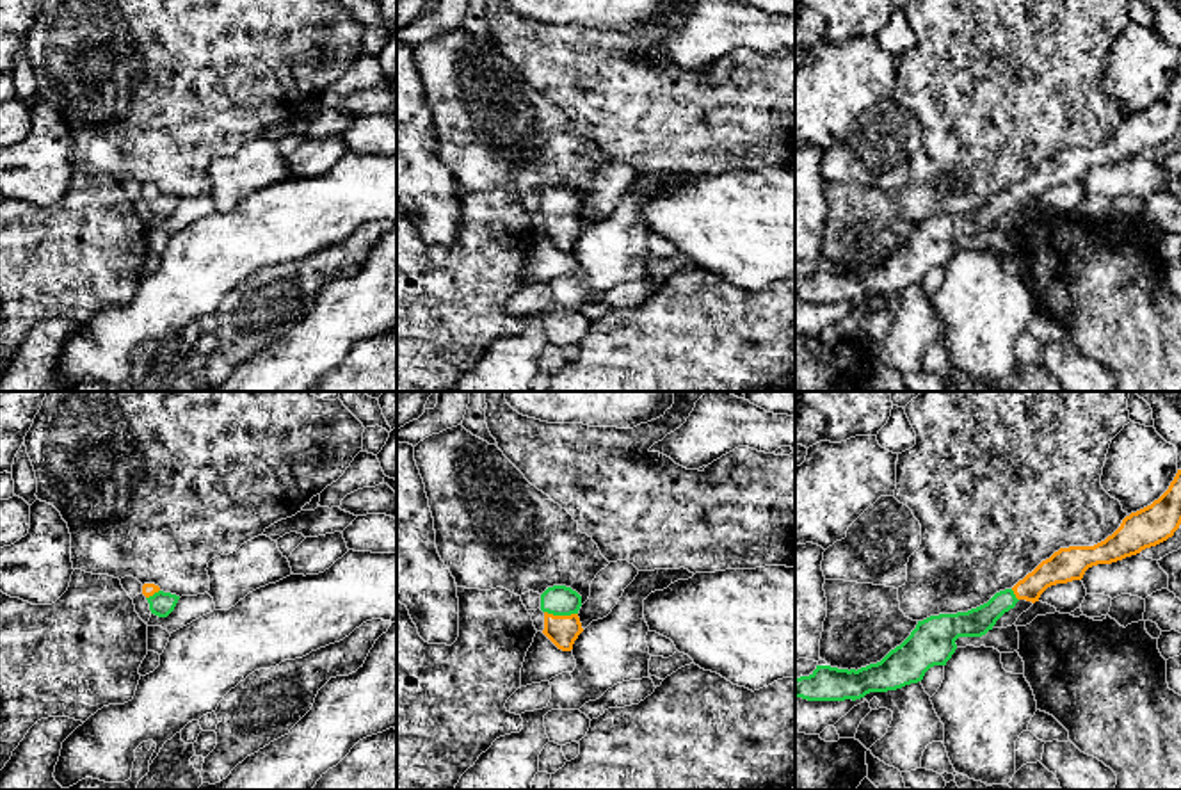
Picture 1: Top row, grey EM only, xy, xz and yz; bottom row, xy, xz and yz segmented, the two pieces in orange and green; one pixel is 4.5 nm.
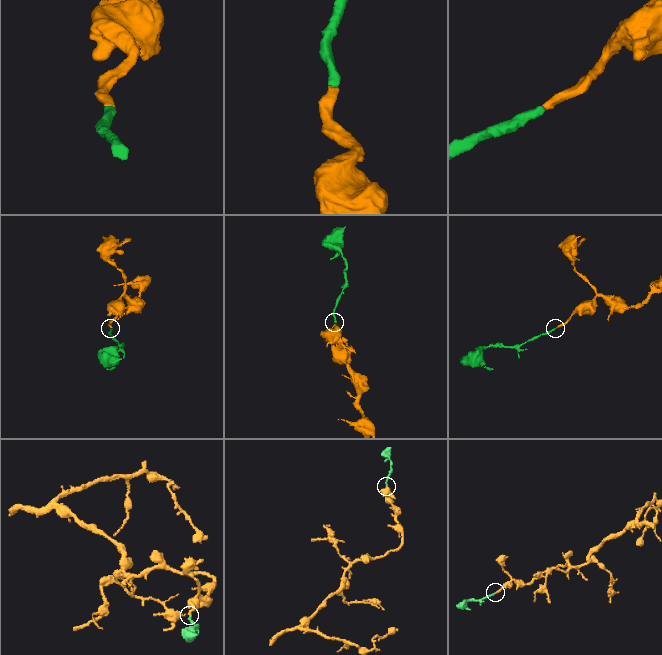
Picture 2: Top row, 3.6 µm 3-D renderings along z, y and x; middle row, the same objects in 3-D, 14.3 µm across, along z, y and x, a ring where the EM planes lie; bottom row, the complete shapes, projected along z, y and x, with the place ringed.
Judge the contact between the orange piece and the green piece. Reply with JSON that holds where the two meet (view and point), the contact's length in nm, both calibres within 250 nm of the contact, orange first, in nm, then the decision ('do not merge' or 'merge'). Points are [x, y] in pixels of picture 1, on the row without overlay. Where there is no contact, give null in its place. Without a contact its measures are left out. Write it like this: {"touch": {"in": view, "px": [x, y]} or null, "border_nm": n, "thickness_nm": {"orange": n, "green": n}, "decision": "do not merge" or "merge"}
{"touch": {"in": "xz", "px": [561, 217]}, "border_nm": 150, "thickness_nm": {"orange": 140, "green": 140}, "decision": "merge"}

